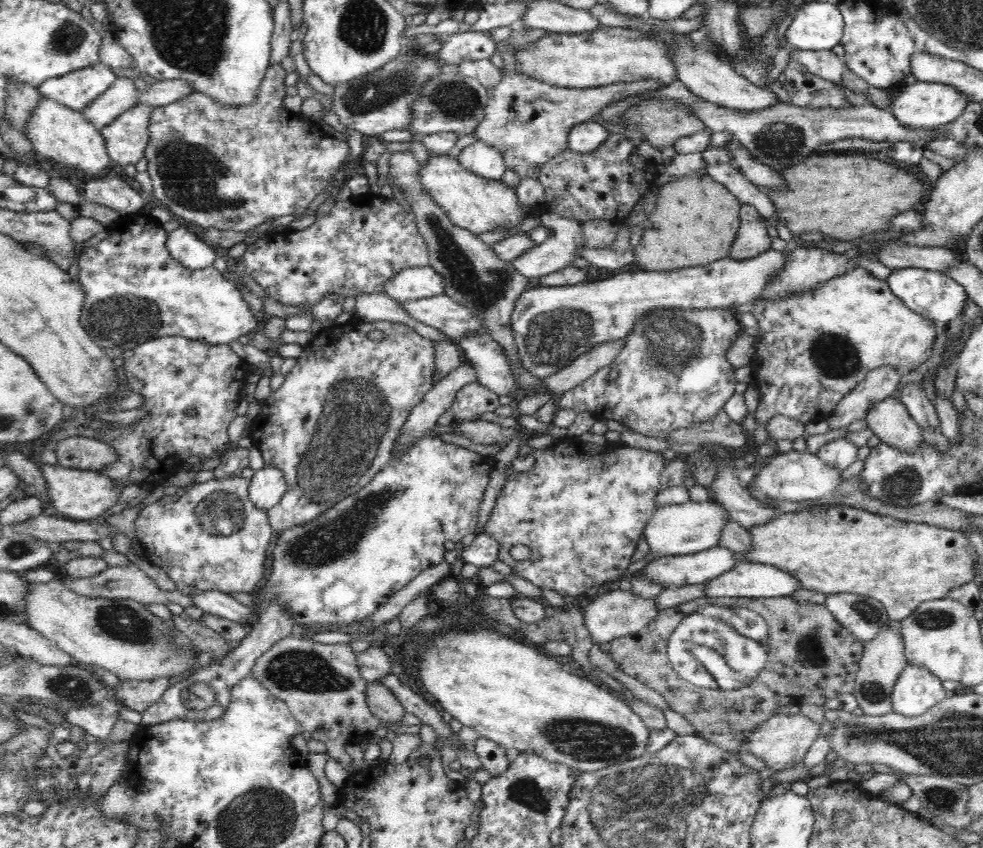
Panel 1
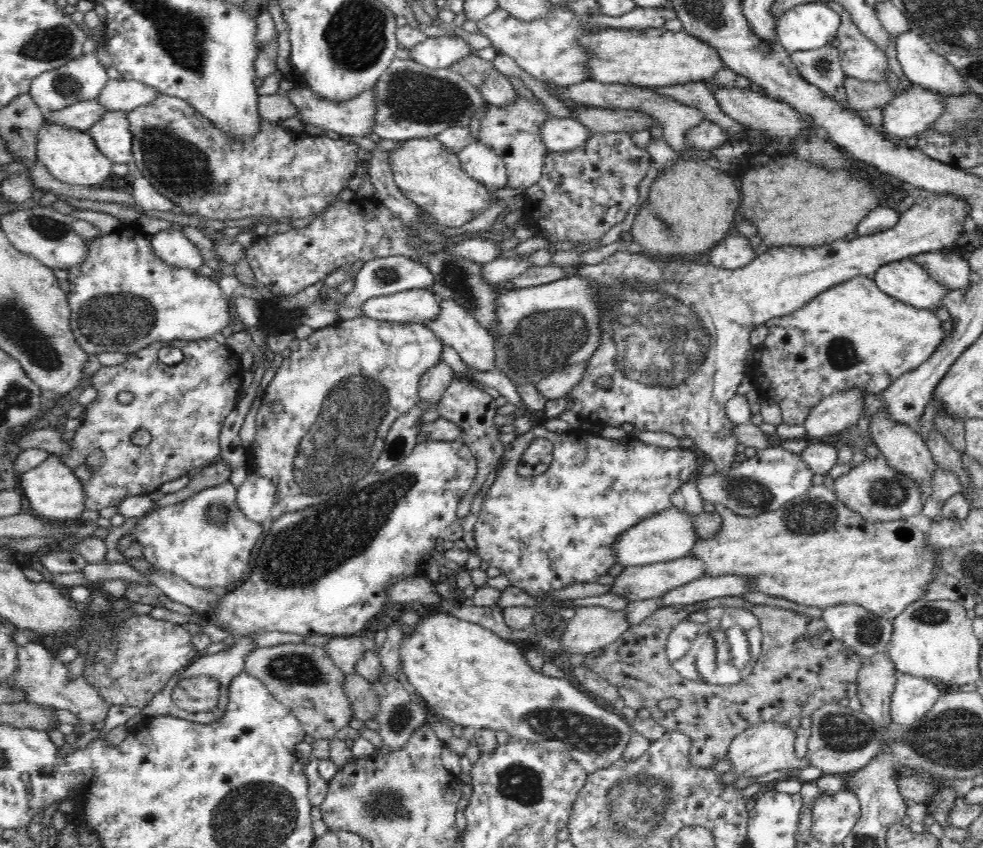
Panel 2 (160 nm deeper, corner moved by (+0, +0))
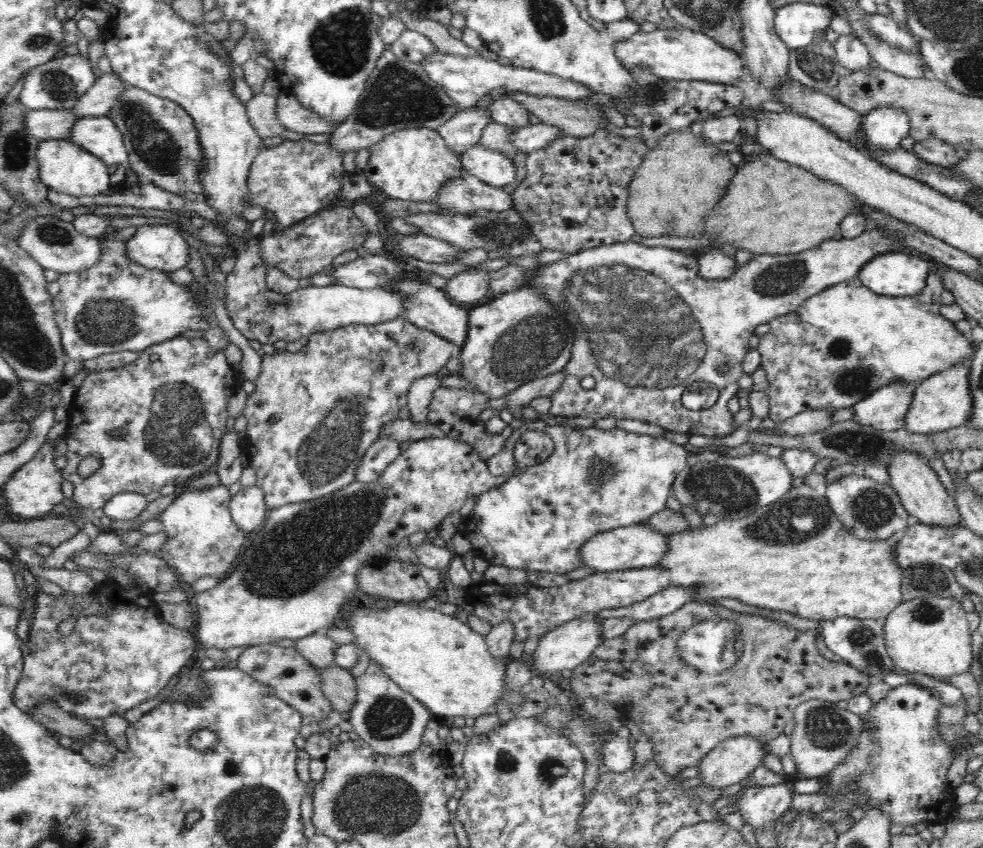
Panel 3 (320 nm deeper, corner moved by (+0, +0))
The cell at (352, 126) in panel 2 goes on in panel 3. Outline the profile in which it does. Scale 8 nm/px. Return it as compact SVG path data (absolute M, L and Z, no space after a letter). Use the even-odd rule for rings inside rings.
M280 93L274 107L278 122L287 130L304 135L332 134L342 123L330 123L326 119L320 119L315 112L306 110L295 96Z

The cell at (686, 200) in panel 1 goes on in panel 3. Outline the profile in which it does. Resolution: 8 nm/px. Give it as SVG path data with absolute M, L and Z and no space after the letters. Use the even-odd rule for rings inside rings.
M692 128L668 132L647 150L629 182L627 213L636 233L643 237L702 236L705 216L726 194L737 167L717 144L704 140Z

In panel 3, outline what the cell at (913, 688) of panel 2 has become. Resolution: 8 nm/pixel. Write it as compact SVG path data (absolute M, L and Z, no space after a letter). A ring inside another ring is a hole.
M904 684L894 687L886 693L882 700L873 704L868 712L862 716L863 725L860 734L857 736L858 746L850 750L850 754L837 764L826 776L822 776L825 785L822 787L821 794L833 797L832 804L829 806L832 810L843 810L850 815L852 804L857 804L862 810L866 811L870 806L879 806L879 809L891 820L891 824L901 824L902 826L916 826L916 823L926 822L940 823L956 812L952 801L954 799L955 789L948 783L946 772L955 757L951 747L945 742L942 733L938 731L938 710L942 703L940 699L926 689L918 685ZM855 782L857 789L841 793L836 791L838 786ZM860 790L865 790L867 801L860 797Z

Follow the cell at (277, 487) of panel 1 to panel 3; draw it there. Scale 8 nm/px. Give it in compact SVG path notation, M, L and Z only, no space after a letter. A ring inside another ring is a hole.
M257 485L242 488L231 498L230 513L242 533L252 533L265 522L269 513L264 491Z

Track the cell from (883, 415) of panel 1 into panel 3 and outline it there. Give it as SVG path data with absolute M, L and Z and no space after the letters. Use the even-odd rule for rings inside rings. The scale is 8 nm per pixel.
M900 452L894 458L895 460L888 466L889 484L900 497L902 507L908 511L910 516L916 517L919 524L930 527L962 526L963 522L955 498L949 496L938 474L928 463L928 459L919 452Z

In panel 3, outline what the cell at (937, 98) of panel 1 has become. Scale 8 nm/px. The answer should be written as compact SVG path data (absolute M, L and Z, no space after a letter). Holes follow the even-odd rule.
M892 107L867 112L862 118L862 133L869 152L894 152L904 138L913 135L907 111Z

